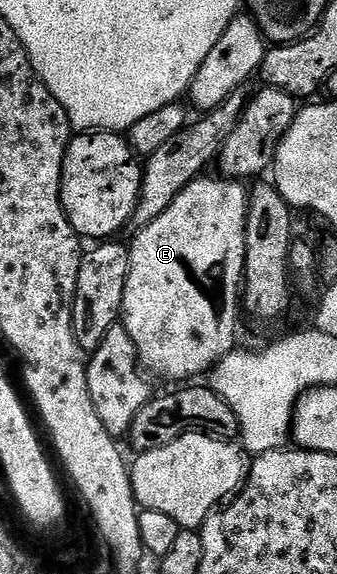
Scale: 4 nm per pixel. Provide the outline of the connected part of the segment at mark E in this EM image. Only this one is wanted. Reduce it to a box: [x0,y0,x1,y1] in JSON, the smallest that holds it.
[121,175,249,383]

